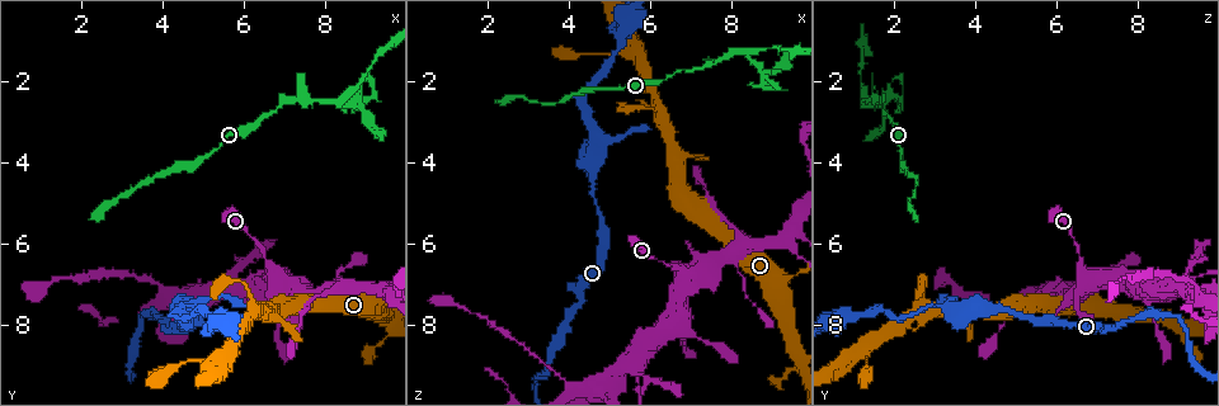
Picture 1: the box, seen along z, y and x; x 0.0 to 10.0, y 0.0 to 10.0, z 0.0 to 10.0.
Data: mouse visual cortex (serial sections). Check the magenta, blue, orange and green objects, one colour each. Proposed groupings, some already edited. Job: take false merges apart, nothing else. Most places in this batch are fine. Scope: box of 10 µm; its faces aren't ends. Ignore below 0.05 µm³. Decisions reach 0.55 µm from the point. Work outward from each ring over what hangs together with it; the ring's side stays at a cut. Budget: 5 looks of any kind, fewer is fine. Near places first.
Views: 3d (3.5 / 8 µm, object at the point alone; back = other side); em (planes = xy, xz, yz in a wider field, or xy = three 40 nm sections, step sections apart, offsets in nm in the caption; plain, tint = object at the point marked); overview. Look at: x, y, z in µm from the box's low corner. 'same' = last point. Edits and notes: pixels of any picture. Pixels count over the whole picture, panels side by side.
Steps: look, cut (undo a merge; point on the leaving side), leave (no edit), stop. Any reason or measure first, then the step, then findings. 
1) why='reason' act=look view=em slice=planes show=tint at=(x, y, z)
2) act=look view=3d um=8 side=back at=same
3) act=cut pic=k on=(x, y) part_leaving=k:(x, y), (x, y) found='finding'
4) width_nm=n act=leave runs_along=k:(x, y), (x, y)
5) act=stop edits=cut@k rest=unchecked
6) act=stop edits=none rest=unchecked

why='thin arm on a thick one' act=look view=3d um=3.5 at=(8.25, 7.10, 6.00)

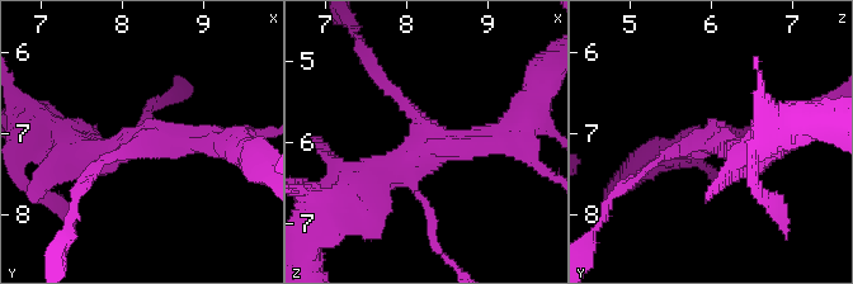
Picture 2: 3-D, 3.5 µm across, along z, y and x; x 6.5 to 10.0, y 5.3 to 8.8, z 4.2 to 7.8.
act=look view=em slice=xy step=1 show=tint at=(8.25, 7.15, 6.05)

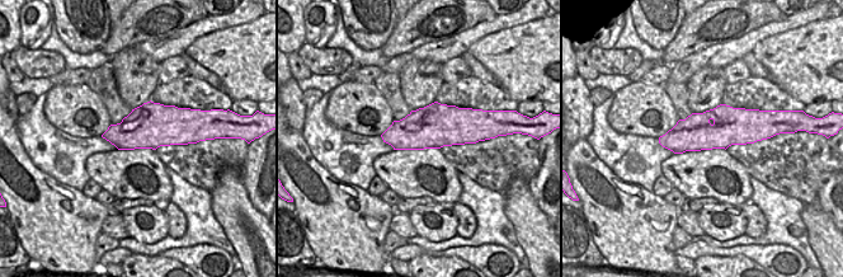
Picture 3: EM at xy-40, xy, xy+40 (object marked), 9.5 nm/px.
act=leave runs_along=2:(358, 189), (424, 143), (507, 131) found='continuous, no second cell'

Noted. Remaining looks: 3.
why='looks like a crossing' act=look view=3d um=3.5 at=(6.65, 7.05, 7.90)

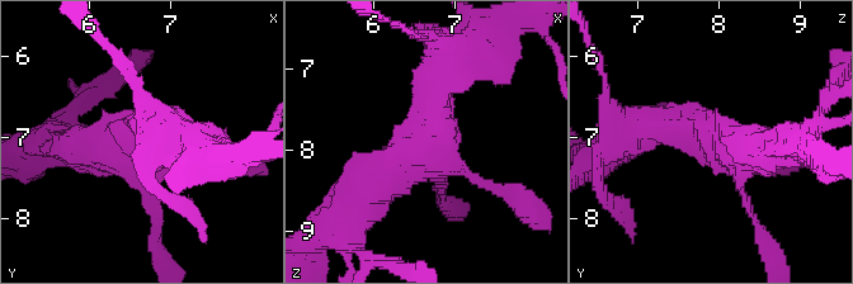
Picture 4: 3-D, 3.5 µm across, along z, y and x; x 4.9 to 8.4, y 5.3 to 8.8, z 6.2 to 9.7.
arms=4 arm_widths_nm=150,150,400,500 act=look view=em slice=xy step=1 show=tint at=(6.65, 7.00, 7.90)

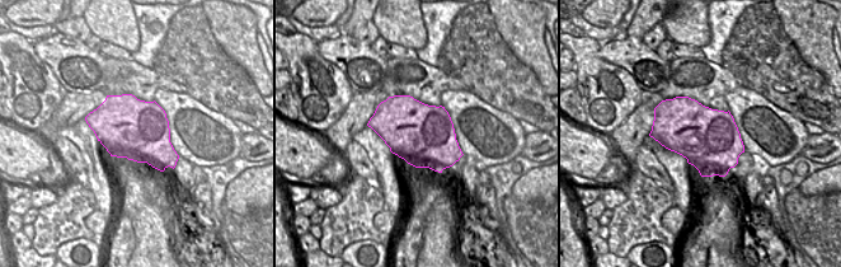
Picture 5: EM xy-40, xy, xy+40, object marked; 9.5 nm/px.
act=leave runs_along=4:(442, 70), (434, 138), (359, 197) found='continuous, no second cell'

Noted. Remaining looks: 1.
act=stop edits=none rest=unchecked

